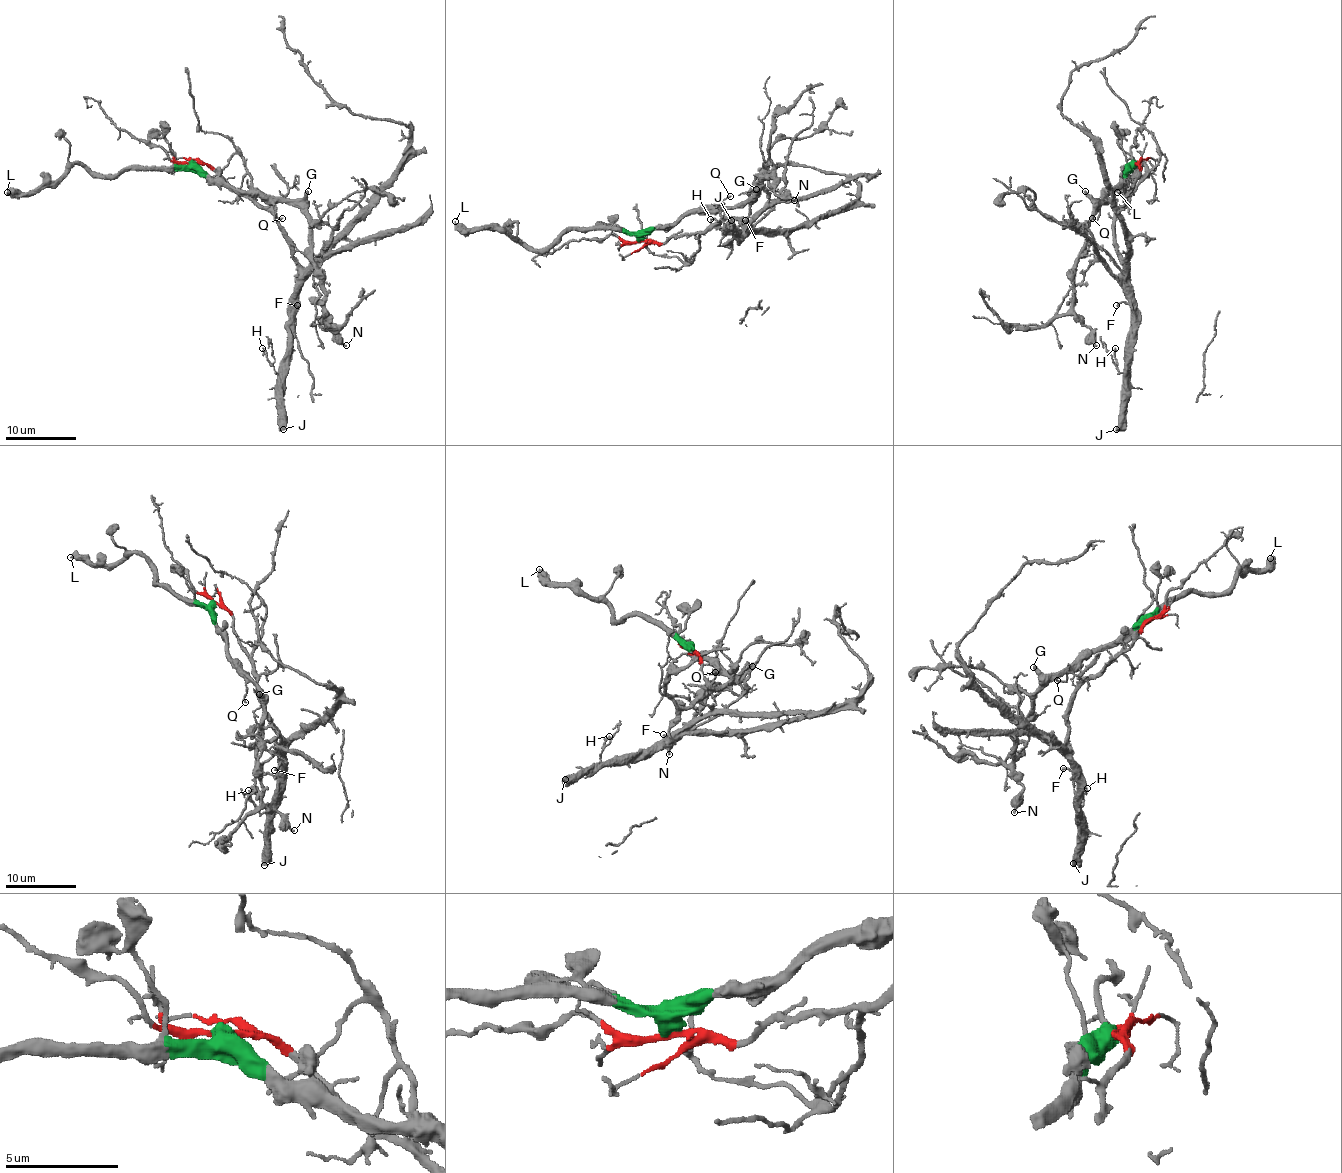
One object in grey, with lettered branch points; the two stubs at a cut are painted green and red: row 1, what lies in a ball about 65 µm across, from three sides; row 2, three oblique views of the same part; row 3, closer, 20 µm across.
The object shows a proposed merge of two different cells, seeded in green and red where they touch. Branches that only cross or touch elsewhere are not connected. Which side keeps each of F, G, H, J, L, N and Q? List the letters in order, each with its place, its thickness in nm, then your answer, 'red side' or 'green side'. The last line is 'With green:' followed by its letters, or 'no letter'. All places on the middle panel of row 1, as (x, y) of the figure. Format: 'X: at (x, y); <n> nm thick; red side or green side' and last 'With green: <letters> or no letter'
F: at (745, 220); 170 nm thick; red side
G: at (756, 189); 280 nm thick; green side
H: at (710, 219); 140 nm thick; red side
J: at (731, 220); 550 nm thick; red side
L: at (455, 221); 420 nm thick; green side
N: at (794, 200); 240 nm thick; green side
Q: at (730, 196); 140 nm thick; green side
With green: G, L, N, Q

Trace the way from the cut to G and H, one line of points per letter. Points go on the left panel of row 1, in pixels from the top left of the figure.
G: (192, 163), (208, 175), (222, 178), (247, 193), (301, 200), (308, 191)
H: (192, 163), (212, 166), (236, 191), (263, 205), (289, 245), (298, 272), (291, 358), (277, 373), (263, 347)

